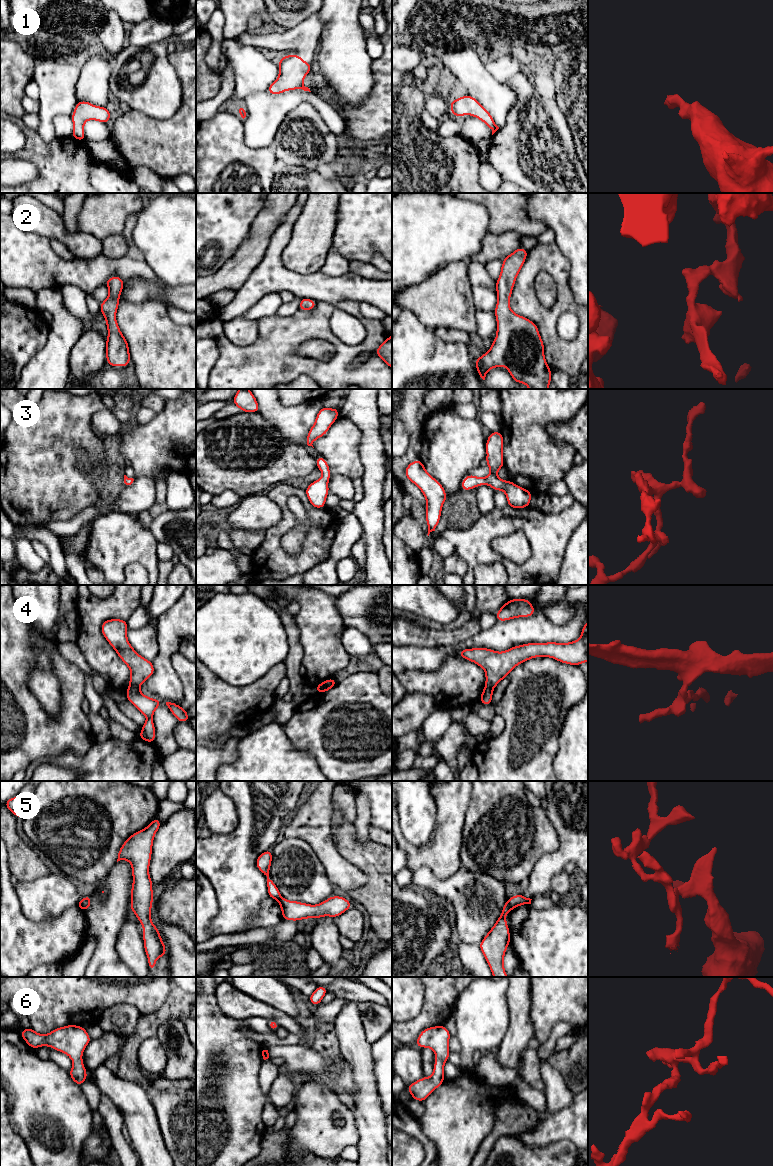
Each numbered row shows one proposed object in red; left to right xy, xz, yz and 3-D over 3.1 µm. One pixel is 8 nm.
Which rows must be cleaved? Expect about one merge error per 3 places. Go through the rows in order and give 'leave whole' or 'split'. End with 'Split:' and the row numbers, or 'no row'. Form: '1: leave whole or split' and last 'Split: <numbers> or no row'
1: leave whole
2: leave whole
3: leave whole
4: split
5: split
6: leave whole
Split: 4, 5

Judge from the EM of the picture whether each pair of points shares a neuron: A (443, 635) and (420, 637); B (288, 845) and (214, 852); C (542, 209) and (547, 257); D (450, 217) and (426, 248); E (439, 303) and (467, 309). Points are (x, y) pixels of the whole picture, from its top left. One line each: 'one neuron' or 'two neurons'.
A: one neuron
B: two neurons
C: two neurons
D: one neuron
E: one neuron

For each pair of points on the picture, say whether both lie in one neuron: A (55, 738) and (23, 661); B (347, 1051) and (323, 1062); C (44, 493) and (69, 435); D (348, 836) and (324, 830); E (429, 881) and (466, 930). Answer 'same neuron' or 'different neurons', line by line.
A: same neuron
B: different neurons
C: same neuron
D: different neurons
E: same neuron

